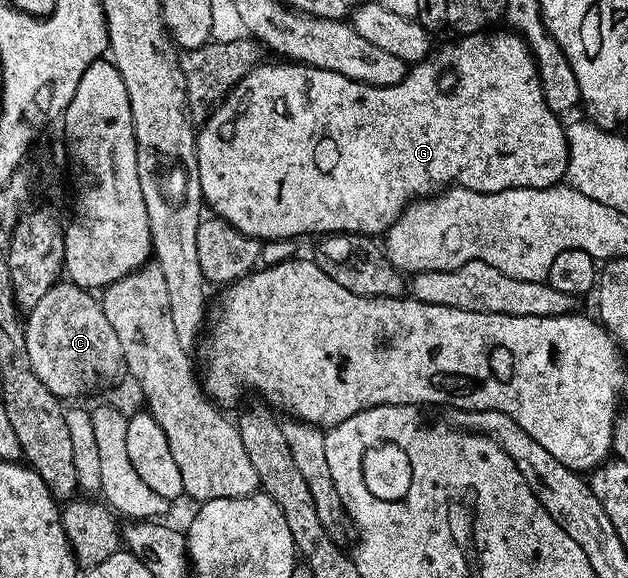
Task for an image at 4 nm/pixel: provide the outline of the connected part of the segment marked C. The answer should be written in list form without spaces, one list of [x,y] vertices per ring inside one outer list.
[[[60,282],[25,316],[25,346],[29,346],[33,374],[63,402],[75,402],[78,396],[111,388],[125,376],[121,342],[105,318],[102,303],[91,296],[88,289]]]

